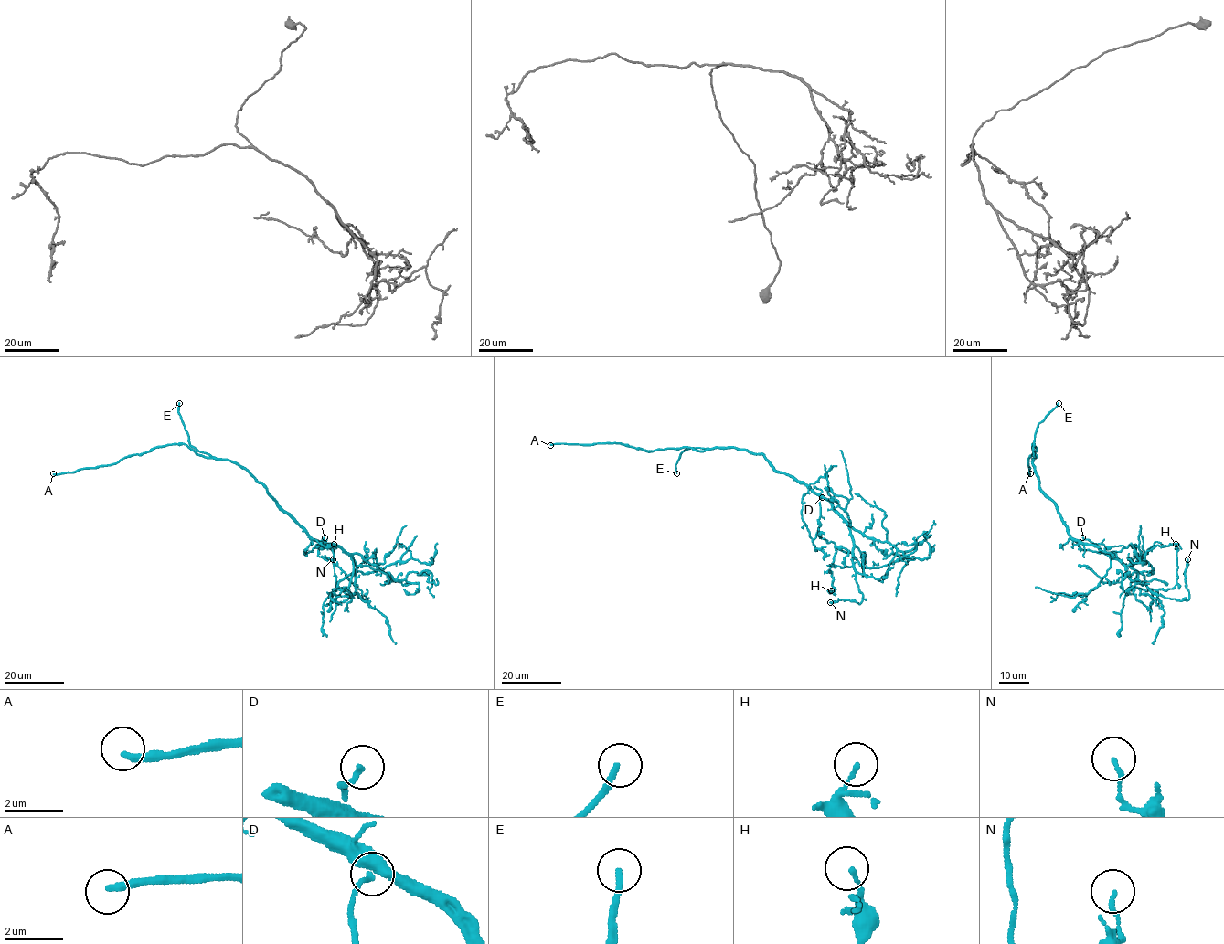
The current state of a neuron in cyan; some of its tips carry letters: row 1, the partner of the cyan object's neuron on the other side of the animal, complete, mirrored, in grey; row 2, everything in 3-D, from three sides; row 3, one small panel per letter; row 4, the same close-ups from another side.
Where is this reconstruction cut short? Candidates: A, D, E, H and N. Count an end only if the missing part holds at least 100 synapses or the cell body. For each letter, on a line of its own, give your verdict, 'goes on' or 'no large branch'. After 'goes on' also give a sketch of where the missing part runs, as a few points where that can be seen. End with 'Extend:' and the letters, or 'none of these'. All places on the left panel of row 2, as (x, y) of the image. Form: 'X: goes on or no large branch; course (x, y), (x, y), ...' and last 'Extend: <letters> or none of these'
A: goes on
D: no large branch
E: goes on
H: no large branch
N: no large branch
Extend: A, E

